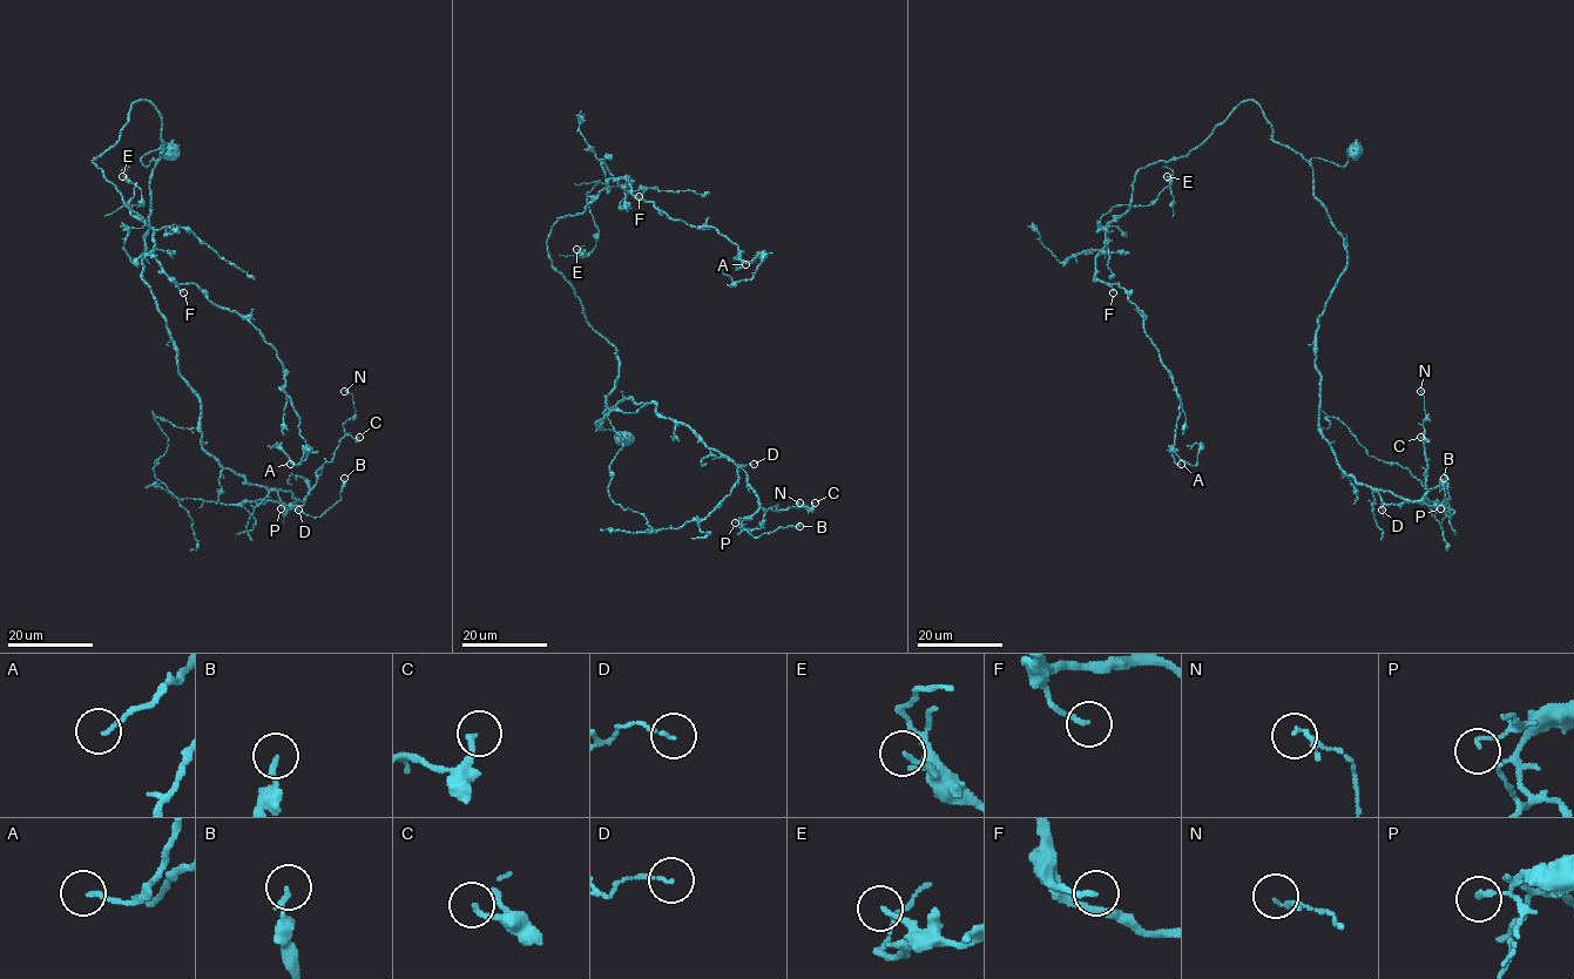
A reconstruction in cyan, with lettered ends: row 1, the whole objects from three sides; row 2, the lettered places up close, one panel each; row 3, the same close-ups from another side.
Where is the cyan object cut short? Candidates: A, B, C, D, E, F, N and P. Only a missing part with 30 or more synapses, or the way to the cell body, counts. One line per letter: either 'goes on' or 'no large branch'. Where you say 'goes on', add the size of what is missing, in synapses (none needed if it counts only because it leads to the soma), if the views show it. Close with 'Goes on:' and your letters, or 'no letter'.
A: no large branch
B: no large branch
C: no large branch
D: no large branch
E: no large branch
F: no large branch
N: no large branch
P: no large branch
Goes on: no letter

